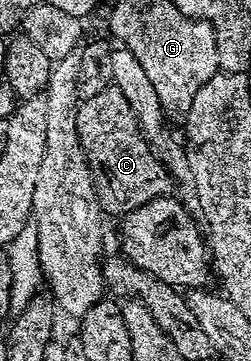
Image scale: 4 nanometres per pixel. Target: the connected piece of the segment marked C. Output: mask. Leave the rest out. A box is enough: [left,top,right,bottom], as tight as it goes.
[78,84,173,215]

